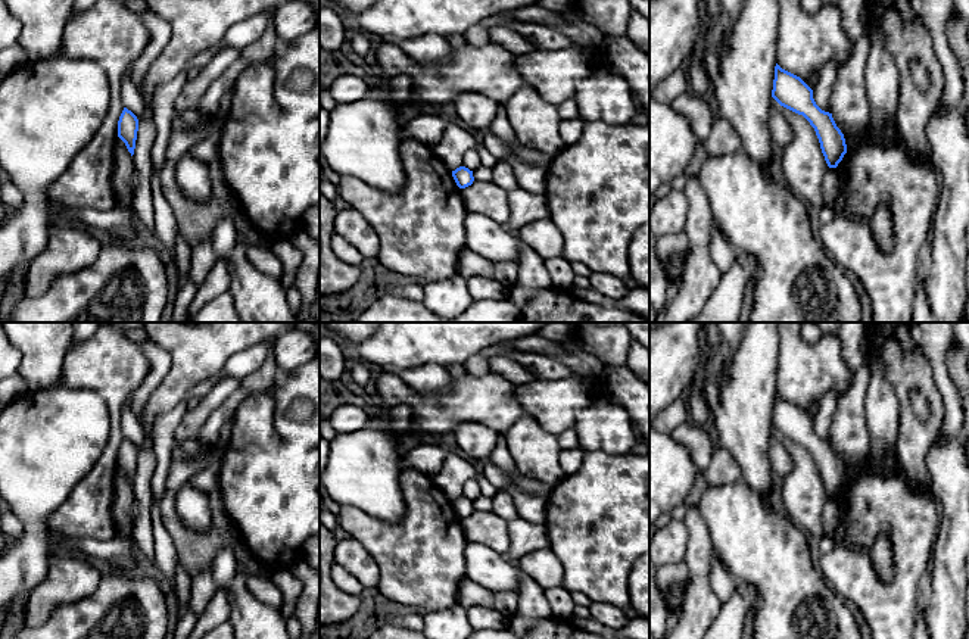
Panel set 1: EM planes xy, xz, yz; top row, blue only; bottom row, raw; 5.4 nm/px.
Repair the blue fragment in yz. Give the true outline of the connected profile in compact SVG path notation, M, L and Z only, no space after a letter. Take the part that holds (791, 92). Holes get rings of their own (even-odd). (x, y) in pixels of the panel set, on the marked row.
M775 66L772 97L783 107L803 115L814 128L822 153L829 168L836 168L847 153L844 134L836 127L832 113L822 110L813 90L797 75Z

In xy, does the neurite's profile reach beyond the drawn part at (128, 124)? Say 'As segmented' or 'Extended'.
As segmented

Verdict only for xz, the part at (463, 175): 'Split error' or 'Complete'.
Complete

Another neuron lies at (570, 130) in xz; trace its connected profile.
M579 116L571 119L563 119L560 124L560 135L565 146L576 144L583 133L585 121Z

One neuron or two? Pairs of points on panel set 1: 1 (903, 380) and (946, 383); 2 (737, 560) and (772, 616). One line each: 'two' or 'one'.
1: two
2: one

